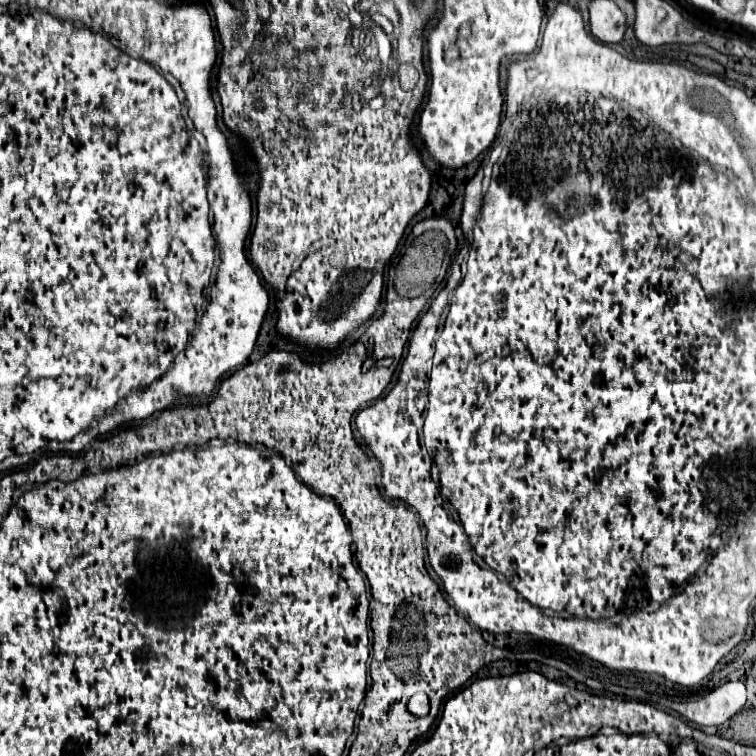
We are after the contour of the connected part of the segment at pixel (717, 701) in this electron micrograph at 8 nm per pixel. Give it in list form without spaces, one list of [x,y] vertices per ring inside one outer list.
[[[726,683],[712,693],[690,703],[670,703],[668,707],[696,725],[722,725],[736,715],[746,703],[746,687],[742,683]]]

